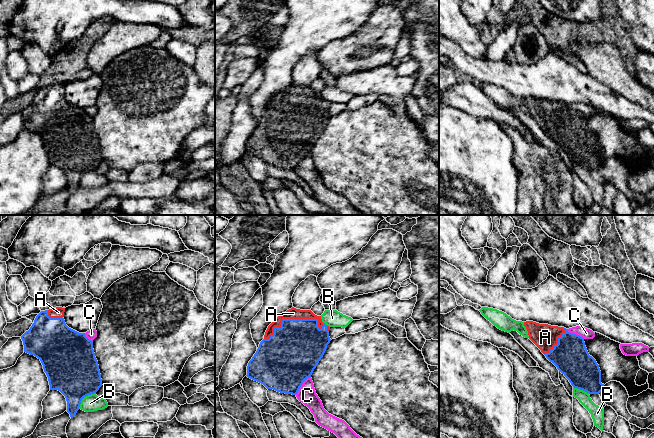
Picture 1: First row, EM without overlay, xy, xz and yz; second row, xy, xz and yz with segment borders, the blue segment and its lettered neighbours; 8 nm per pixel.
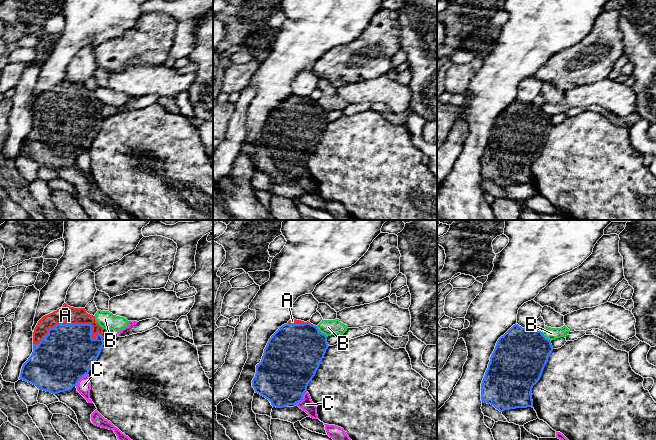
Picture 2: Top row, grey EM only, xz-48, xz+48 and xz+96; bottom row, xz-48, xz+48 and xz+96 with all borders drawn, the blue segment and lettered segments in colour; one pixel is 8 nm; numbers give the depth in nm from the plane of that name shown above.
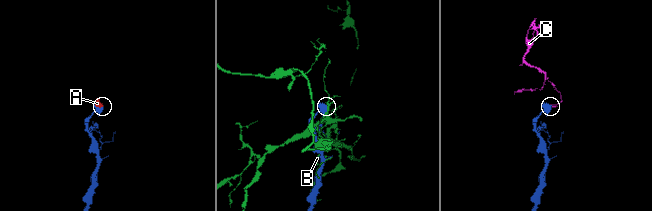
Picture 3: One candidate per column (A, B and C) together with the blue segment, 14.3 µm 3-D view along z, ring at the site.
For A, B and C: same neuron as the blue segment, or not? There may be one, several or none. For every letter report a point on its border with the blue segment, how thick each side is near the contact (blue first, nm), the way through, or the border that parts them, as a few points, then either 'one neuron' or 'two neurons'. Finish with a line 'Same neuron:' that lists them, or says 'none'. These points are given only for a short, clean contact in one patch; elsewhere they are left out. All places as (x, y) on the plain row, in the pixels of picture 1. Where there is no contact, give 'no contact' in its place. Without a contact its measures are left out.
A: contact xz (293, 95); calibres 440 and 90 nm; one neuron
B: contact xy (84, 172); calibres 420 and 140 nm; two neurons
C: contact xz (301, 161); calibres 460 and 150 nm; two neurons
Same neuron: A

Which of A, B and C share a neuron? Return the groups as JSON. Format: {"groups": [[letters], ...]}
{"groups": [["A"], ["B"], ["C"]]}

